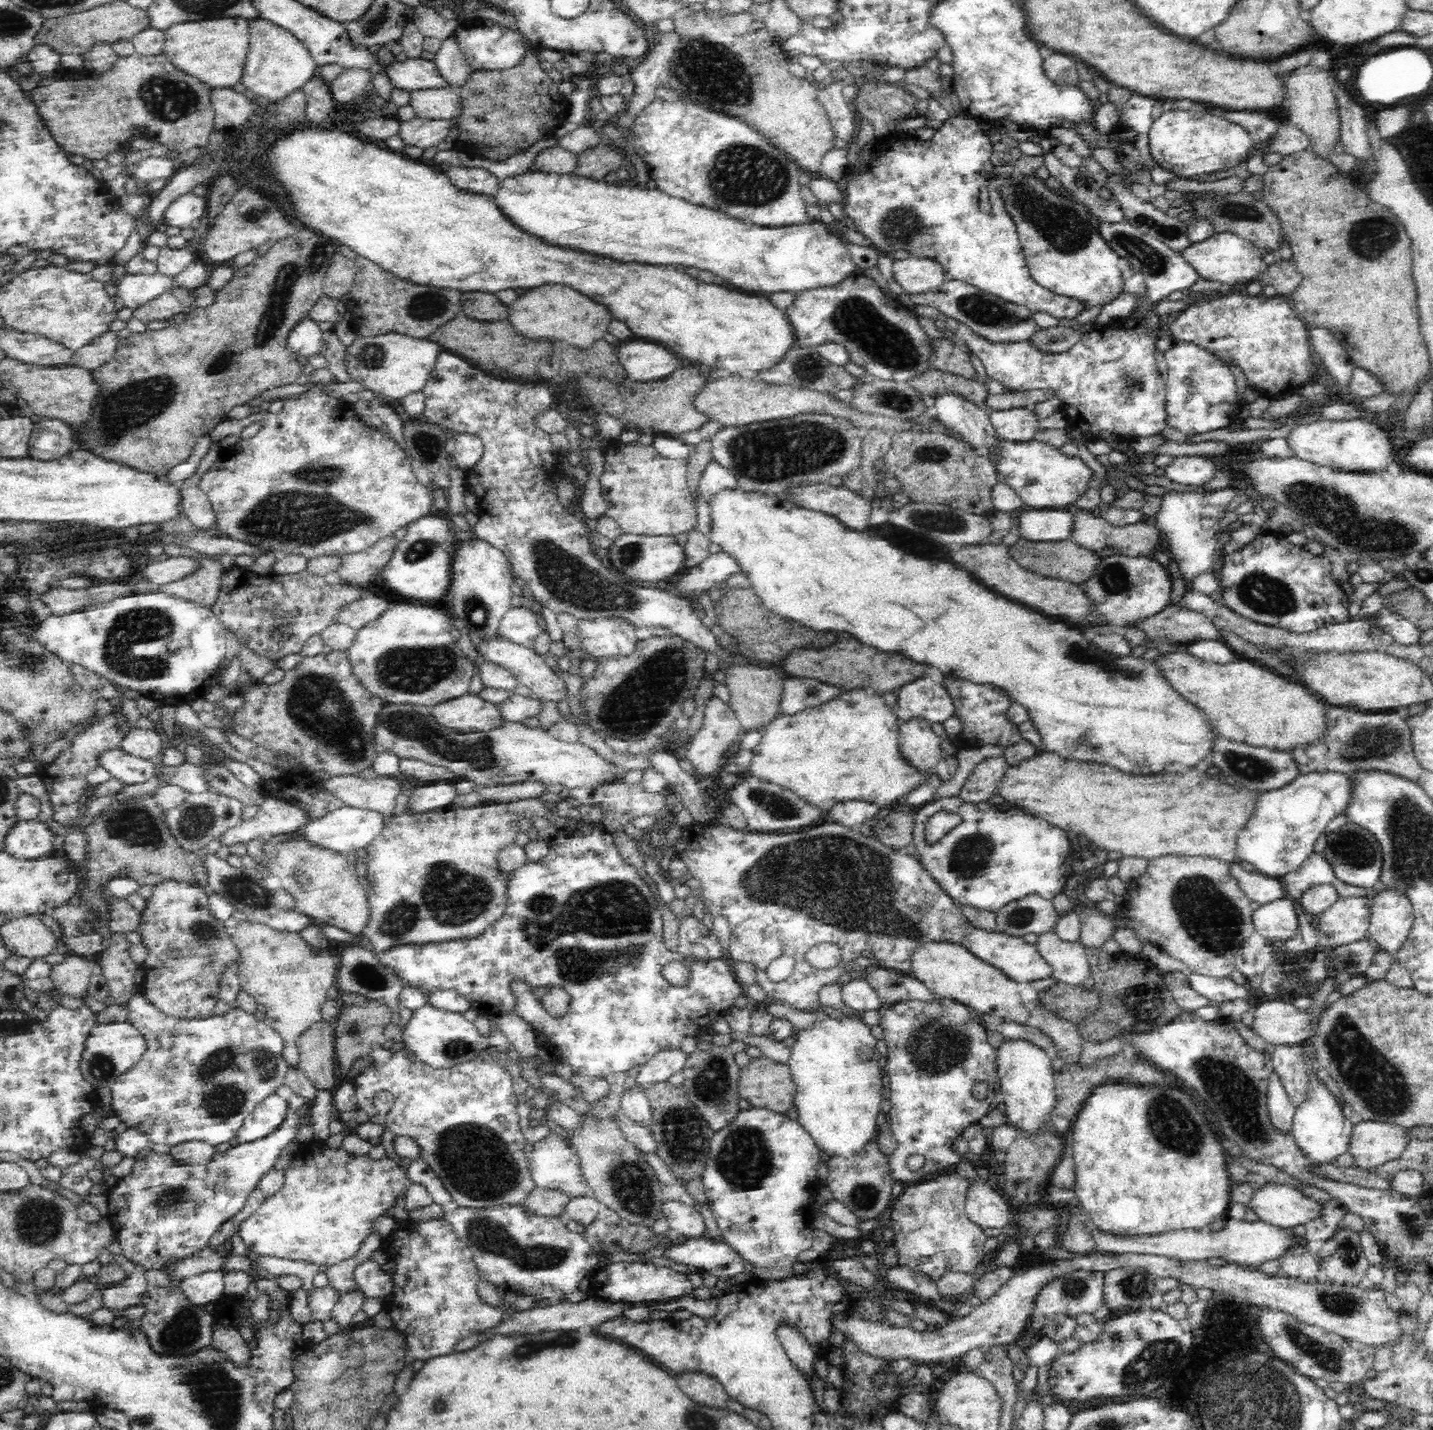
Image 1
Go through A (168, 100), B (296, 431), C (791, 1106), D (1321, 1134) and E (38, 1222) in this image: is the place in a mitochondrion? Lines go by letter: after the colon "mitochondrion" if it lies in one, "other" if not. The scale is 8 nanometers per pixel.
A: mitochondrion
B: other
C: other
D: other
E: mitochondrion

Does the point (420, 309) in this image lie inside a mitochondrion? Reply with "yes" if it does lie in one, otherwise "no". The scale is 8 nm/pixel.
yes

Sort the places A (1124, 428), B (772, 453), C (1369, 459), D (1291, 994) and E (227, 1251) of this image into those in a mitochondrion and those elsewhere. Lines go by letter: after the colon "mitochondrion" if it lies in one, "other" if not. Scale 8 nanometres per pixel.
A: other
B: mitochondrion
C: other
D: other
E: other

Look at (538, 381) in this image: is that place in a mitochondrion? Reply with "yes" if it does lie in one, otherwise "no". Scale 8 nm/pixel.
no

